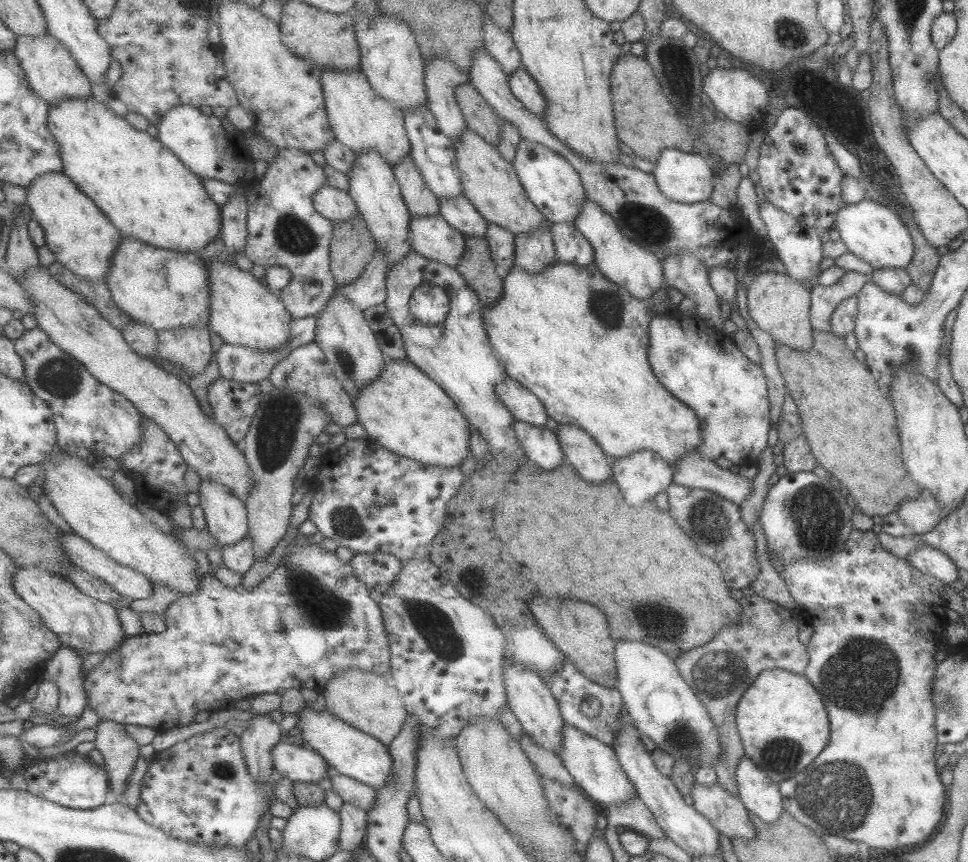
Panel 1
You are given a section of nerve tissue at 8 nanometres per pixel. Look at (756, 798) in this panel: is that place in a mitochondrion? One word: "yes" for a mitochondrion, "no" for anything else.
no

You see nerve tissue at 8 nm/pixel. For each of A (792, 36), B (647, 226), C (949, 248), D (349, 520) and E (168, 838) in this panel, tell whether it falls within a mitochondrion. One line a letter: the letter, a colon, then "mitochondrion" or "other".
A: mitochondrion
B: mitochondrion
C: other
D: mitochondrion
E: other

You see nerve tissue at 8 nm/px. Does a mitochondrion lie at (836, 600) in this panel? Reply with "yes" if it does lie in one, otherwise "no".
no

